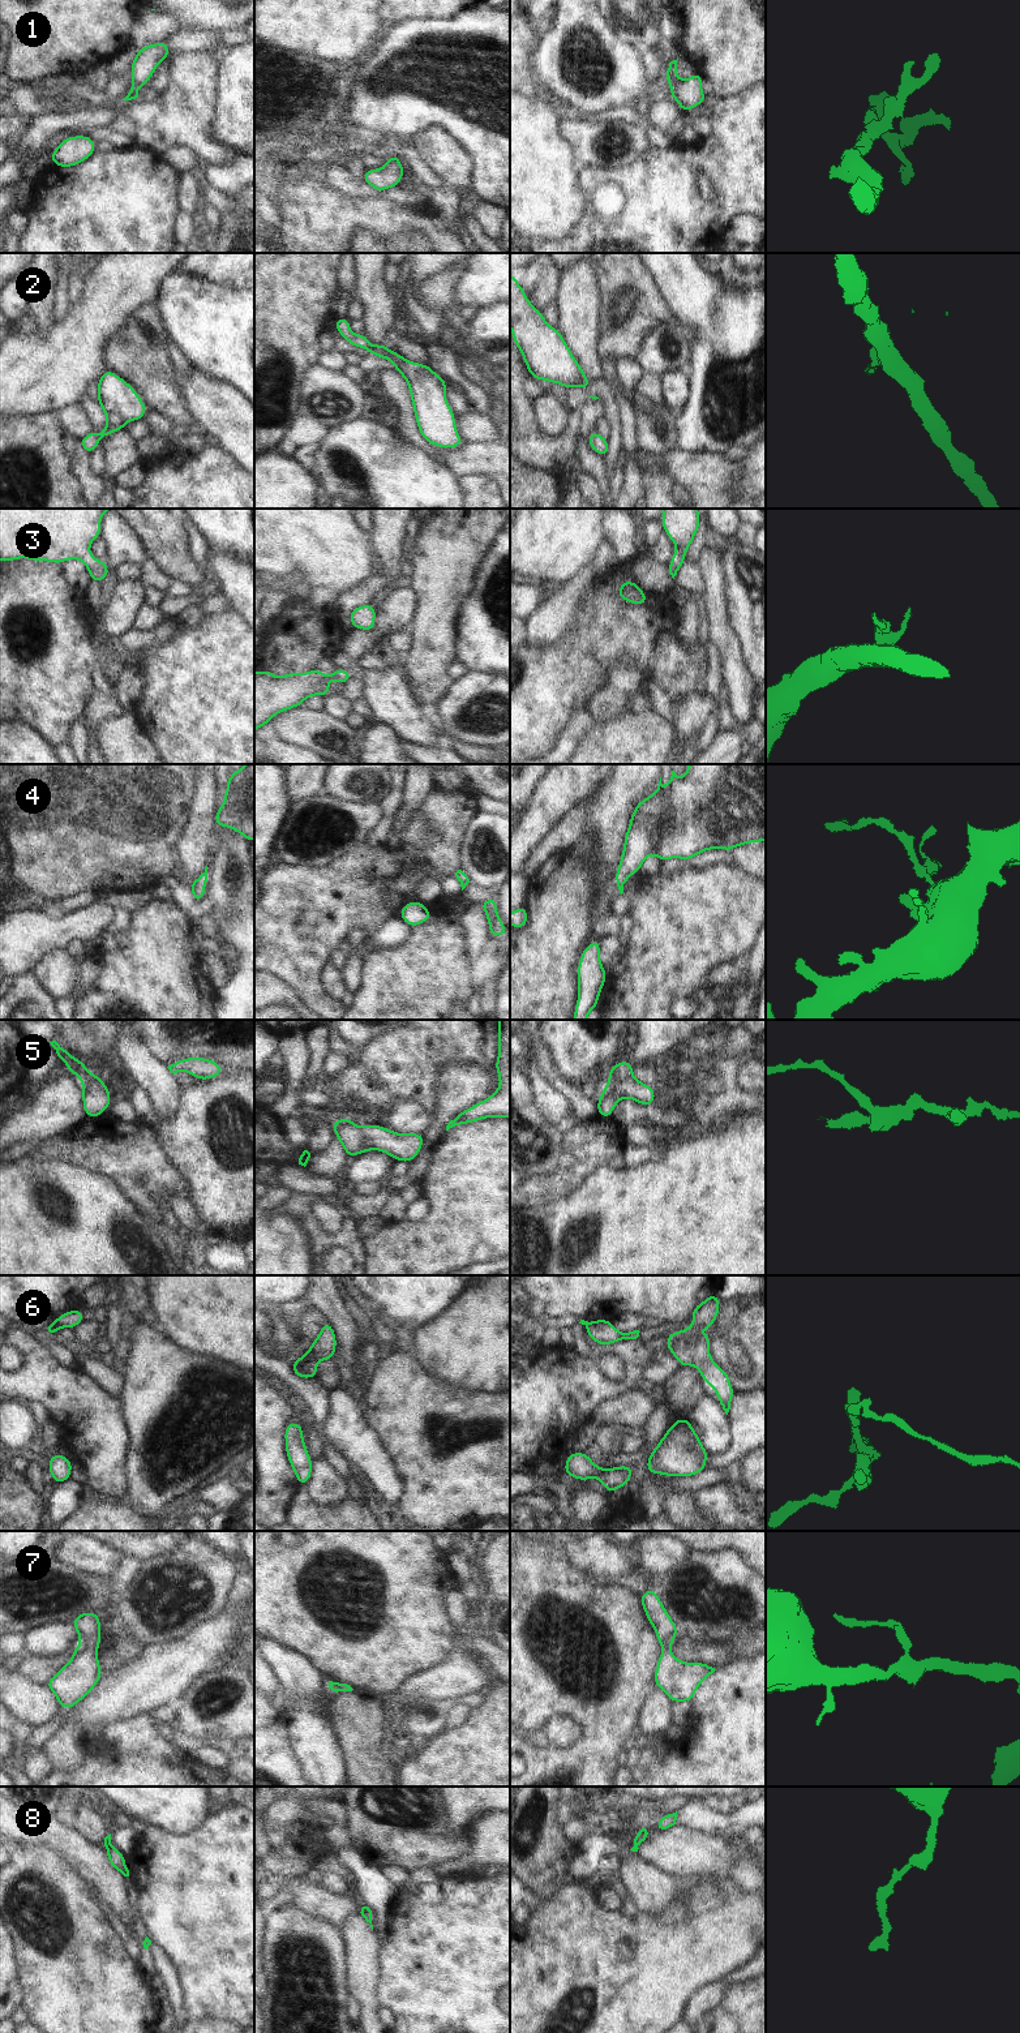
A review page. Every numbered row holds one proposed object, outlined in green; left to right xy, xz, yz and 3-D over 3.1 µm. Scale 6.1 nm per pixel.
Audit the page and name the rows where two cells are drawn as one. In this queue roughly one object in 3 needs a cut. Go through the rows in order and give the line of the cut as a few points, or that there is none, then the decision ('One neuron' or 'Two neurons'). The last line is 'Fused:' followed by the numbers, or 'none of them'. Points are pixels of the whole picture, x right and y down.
1: No split. One neuron
2: No split. One neuron
3: No split. One neuron
4: No split. One neuron
5: No split. One neuron
6: Split along xz (308, 1351), (317, 1360). Two neurons
7: No split. One neuron
8: No split. One neuron
Fused: 6.

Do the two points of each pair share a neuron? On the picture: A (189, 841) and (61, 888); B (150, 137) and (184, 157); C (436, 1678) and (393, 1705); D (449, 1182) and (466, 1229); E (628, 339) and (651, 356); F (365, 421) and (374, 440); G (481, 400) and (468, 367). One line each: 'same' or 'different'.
A: different
B: different
C: same
D: same
E: different
F: same
G: different

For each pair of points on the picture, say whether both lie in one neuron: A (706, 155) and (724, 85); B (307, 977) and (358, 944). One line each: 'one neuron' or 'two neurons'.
A: two neurons
B: two neurons

